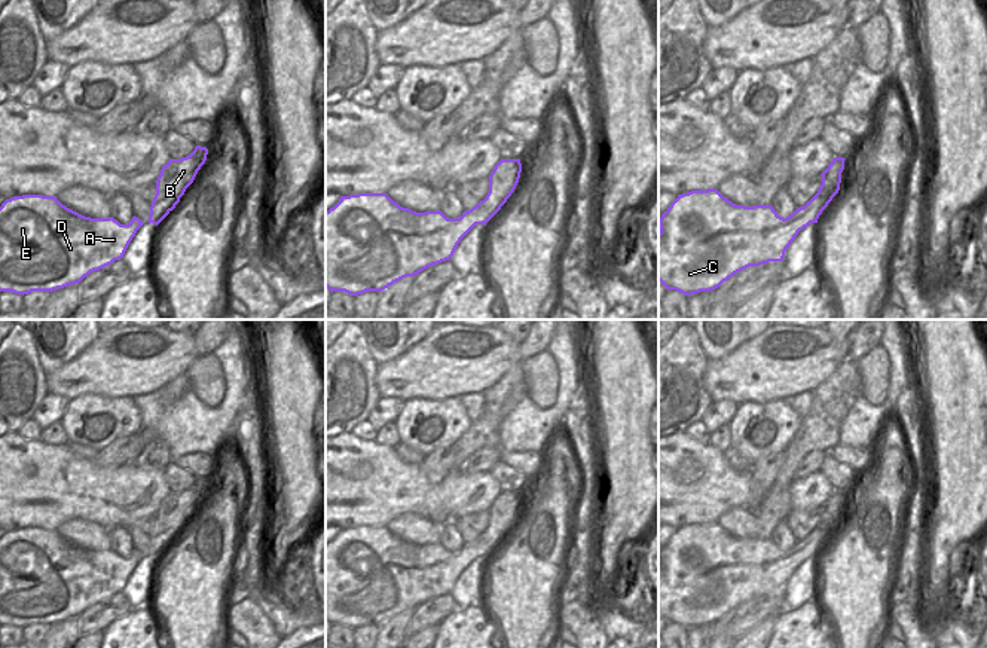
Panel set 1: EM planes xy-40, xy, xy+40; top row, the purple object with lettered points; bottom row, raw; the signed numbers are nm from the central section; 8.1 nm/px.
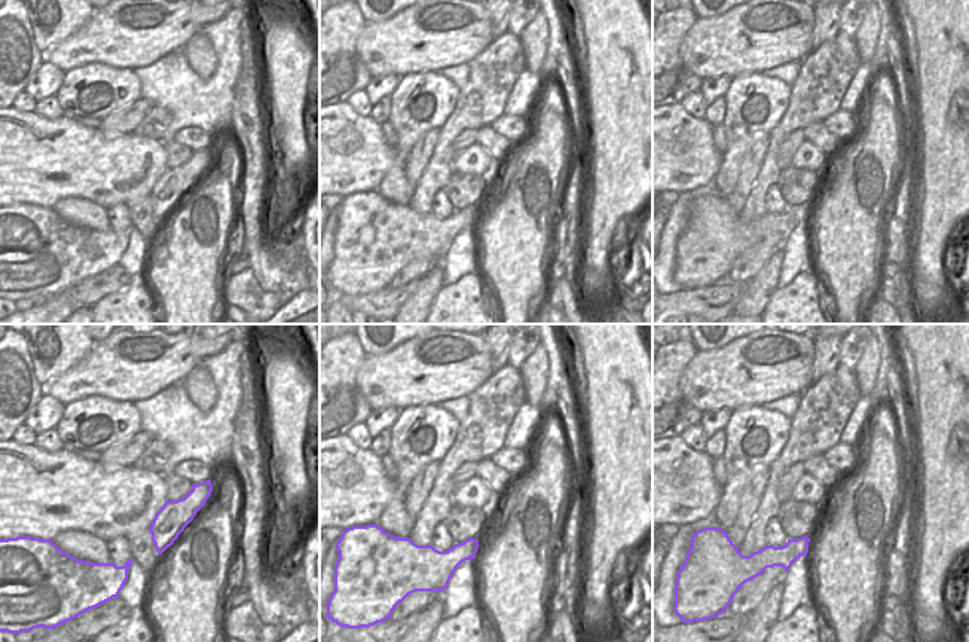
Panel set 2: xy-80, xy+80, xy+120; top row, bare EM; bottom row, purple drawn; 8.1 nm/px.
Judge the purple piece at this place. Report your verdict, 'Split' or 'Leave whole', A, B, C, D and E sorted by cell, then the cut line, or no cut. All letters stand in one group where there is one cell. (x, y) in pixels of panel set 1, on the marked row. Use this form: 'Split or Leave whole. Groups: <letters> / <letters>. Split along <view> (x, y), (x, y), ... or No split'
Leave whole. Groups: A B C D E. No split.

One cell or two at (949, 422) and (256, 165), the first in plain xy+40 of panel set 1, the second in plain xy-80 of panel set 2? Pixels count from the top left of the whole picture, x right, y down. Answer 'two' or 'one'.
two

